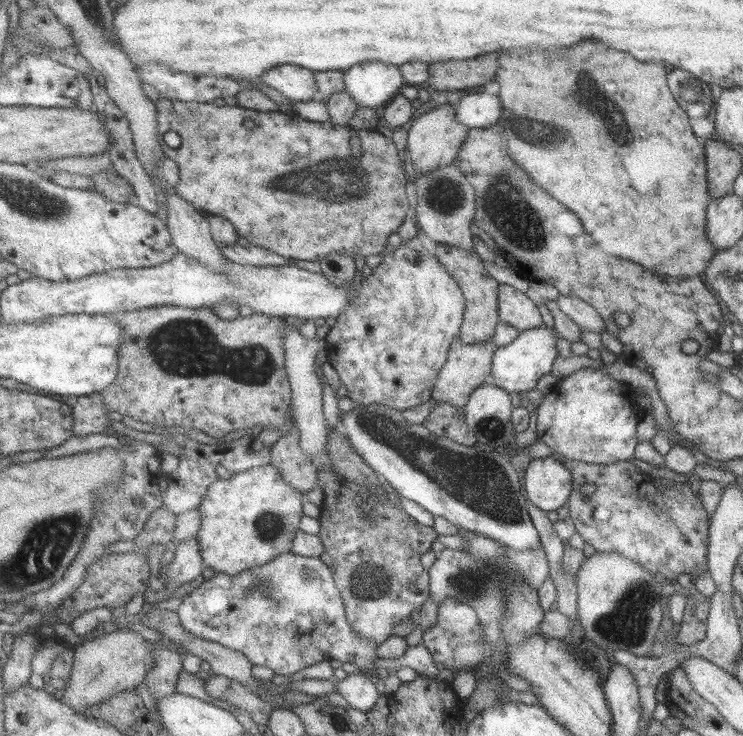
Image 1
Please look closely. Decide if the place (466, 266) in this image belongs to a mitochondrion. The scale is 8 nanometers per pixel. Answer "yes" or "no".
no

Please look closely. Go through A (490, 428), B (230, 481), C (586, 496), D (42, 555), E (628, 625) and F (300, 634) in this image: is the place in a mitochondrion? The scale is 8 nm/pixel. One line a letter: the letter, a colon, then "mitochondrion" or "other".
A: mitochondrion
B: other
C: other
D: mitochondrion
E: mitochondrion
F: other

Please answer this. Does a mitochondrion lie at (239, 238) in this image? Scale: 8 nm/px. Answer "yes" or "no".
no

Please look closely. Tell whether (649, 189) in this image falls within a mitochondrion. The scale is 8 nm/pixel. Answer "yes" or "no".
no

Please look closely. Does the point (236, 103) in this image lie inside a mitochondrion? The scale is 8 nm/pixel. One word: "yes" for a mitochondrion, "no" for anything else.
no

